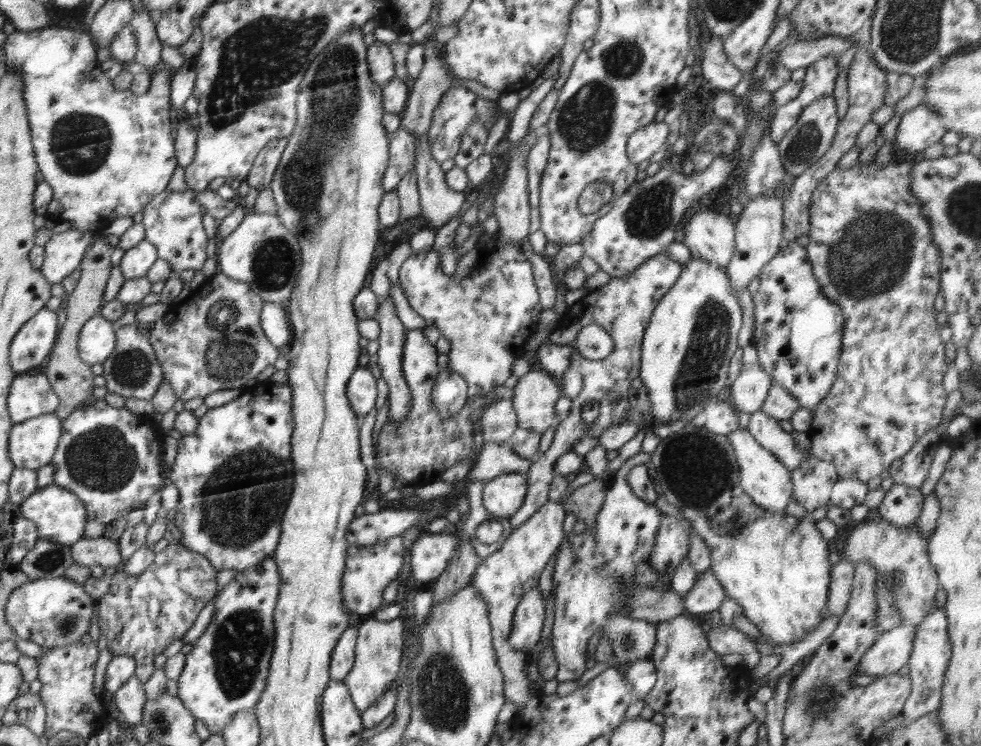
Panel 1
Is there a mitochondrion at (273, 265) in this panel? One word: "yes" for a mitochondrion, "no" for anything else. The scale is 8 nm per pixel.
yes

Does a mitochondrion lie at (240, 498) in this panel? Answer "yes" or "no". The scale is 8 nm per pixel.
yes

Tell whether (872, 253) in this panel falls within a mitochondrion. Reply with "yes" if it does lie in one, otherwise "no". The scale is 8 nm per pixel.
yes

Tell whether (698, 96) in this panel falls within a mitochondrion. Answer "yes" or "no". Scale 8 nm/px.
no

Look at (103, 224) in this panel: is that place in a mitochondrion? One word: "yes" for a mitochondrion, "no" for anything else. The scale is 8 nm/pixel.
no

